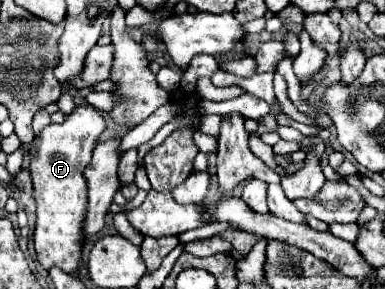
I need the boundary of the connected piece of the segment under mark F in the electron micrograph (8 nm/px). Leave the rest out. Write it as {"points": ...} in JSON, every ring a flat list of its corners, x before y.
{"points":[[83,101,81,105,73,109,73,113,65,117,61,125,47,125,39,135,39,141,31,145,37,149,35,157,31,159,31,179,33,179,33,189,35,189,33,197,37,201,37,225,35,225,33,241,35,241,37,261,47,271,51,267,59,267,65,273,75,273,79,269,79,263,83,257,83,241,85,241,83,231,85,231,85,217,87,217,87,183,85,183,83,171,89,165,93,147,97,145,105,127,107,123,105,123,103,113]]}

